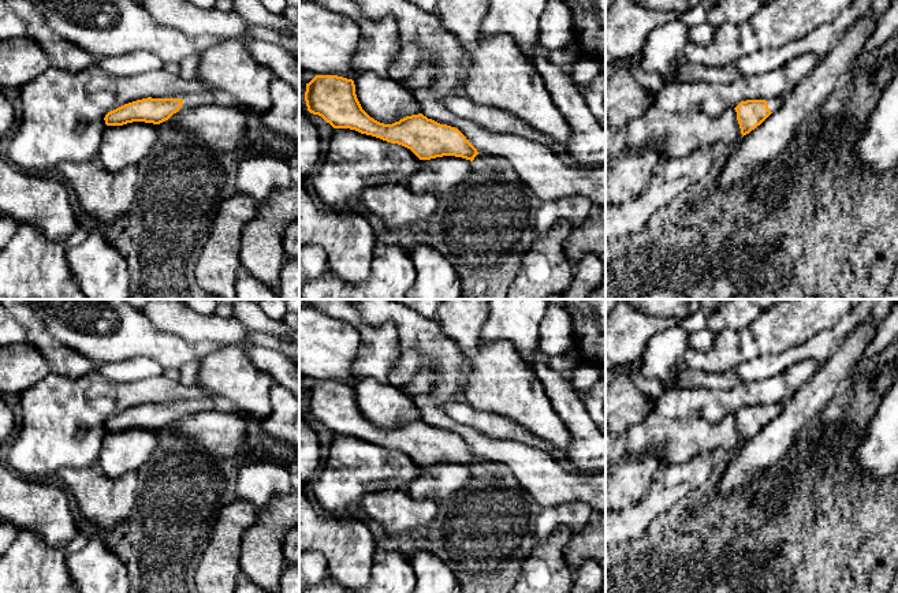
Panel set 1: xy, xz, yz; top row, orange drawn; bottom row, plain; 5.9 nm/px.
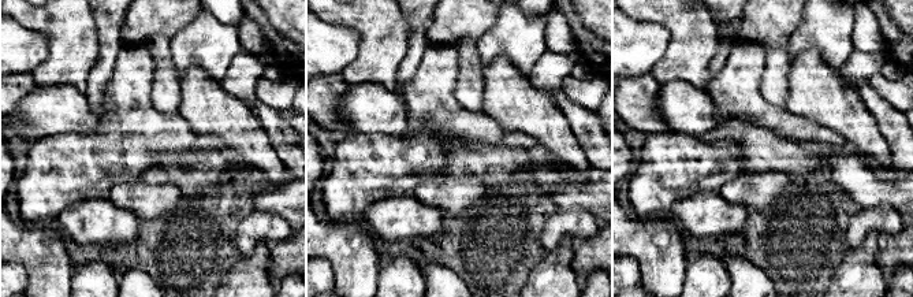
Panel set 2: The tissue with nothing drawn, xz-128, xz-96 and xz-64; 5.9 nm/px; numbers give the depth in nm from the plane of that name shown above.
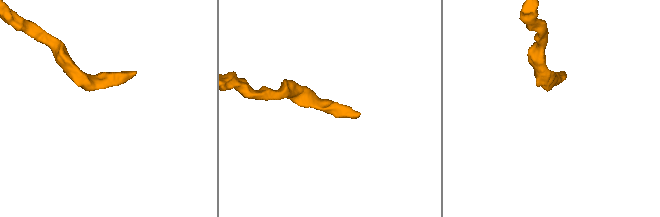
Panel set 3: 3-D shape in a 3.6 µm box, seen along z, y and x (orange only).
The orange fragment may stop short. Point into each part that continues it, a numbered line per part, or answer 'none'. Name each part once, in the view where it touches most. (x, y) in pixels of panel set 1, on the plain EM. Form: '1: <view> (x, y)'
1: yz (774, 410)

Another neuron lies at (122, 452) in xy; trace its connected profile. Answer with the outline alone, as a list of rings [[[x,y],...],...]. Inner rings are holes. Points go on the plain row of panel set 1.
[[[133,428],[123,432],[107,432],[97,459],[101,470],[119,478],[137,470],[150,458],[157,445],[157,430]]]

